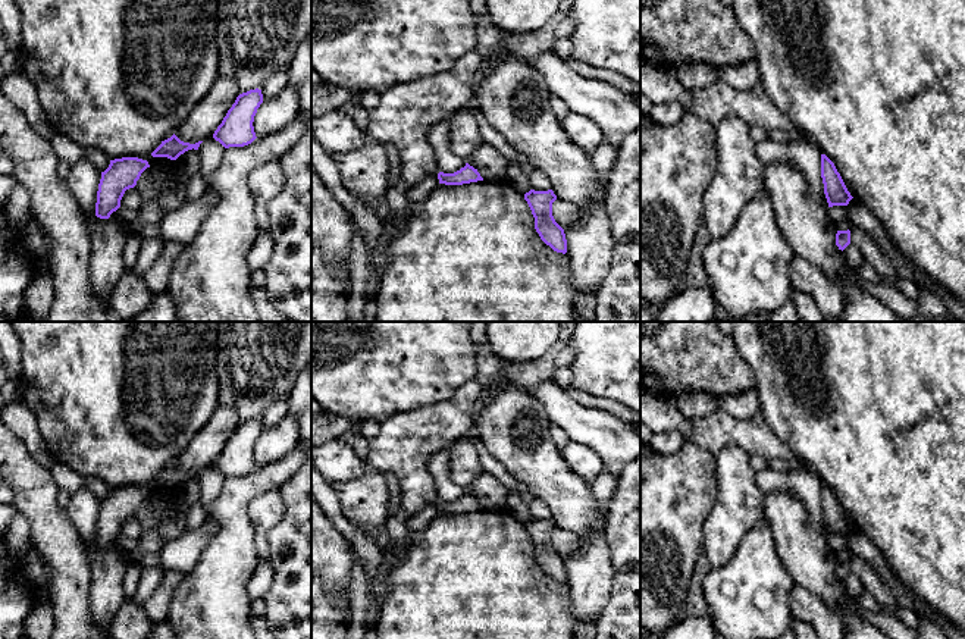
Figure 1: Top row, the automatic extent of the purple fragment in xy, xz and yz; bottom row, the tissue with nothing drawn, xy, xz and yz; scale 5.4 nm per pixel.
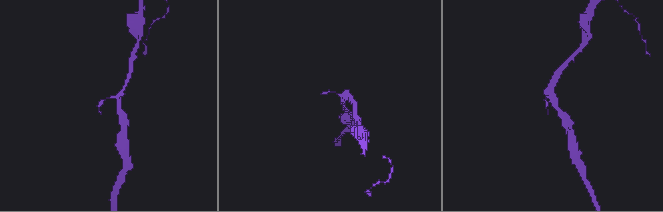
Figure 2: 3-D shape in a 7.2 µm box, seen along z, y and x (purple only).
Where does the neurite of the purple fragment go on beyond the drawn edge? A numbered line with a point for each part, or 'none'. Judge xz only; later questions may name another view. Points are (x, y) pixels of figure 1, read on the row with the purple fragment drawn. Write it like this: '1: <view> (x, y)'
none

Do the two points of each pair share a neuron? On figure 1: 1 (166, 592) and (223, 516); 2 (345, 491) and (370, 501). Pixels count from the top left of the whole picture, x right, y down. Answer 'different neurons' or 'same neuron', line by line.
1: different neurons
2: same neuron

